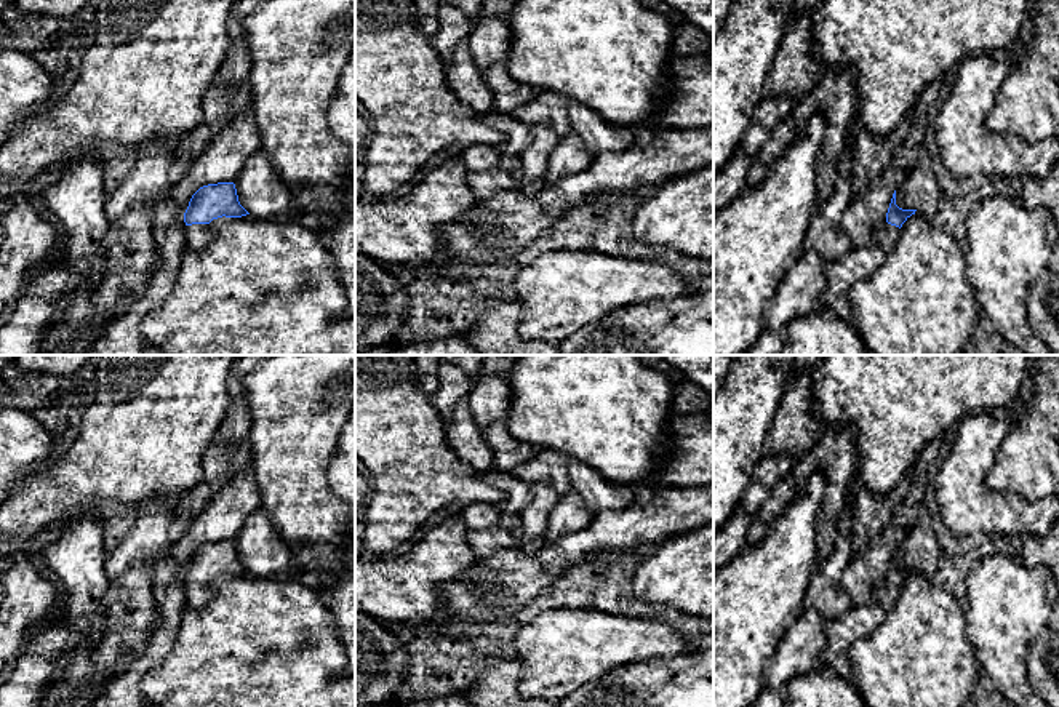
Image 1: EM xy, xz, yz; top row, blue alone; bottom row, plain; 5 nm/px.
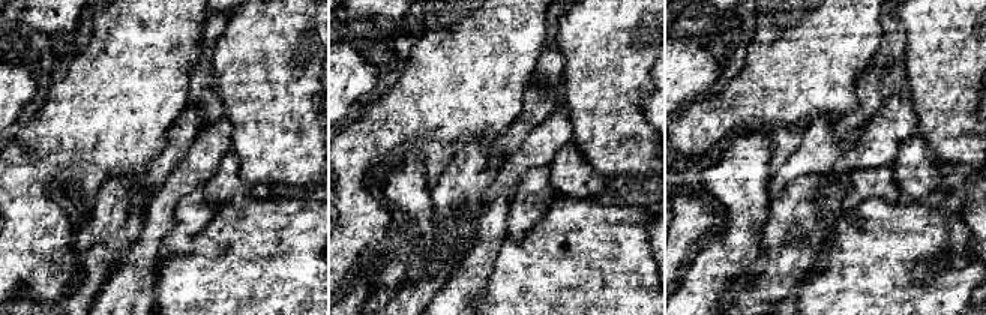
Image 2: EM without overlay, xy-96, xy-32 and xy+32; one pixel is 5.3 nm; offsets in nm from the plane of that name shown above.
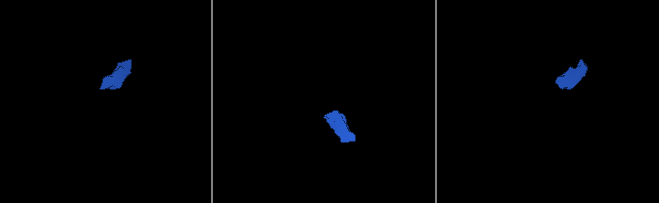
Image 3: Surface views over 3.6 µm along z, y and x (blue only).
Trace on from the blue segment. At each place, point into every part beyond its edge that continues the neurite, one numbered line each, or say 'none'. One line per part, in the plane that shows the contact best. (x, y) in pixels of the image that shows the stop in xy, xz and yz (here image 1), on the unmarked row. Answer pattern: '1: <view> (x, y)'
1: xy (199, 594)

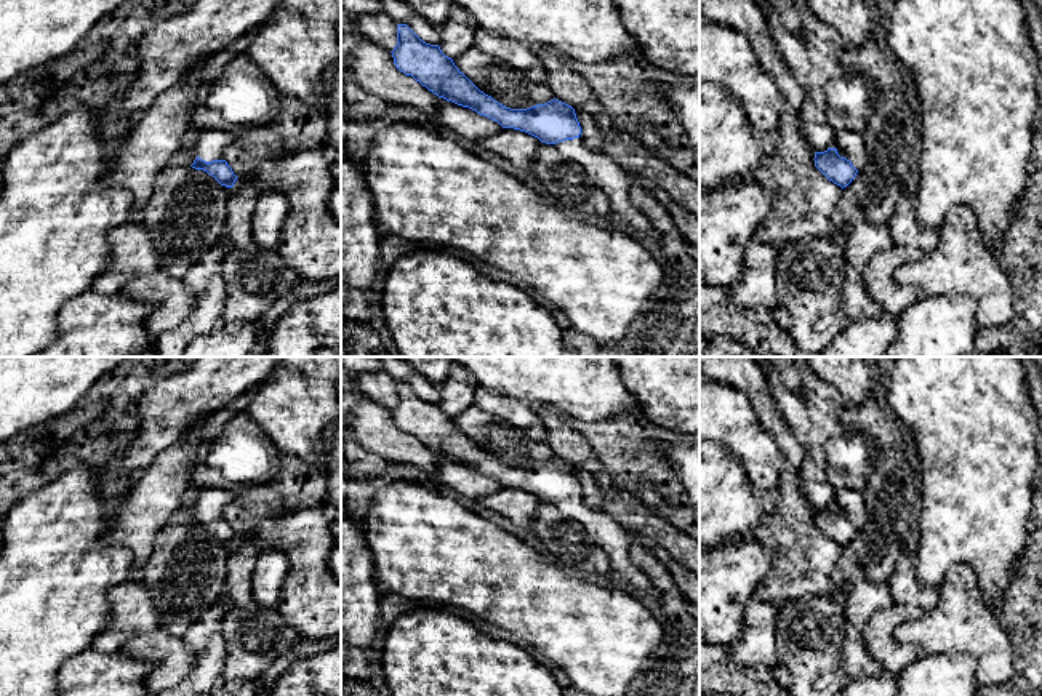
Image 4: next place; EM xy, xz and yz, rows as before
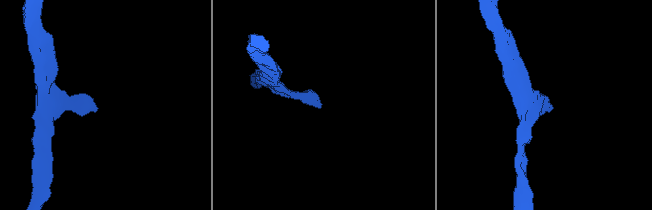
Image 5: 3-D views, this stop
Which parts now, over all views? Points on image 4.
1: xy (212, 503)

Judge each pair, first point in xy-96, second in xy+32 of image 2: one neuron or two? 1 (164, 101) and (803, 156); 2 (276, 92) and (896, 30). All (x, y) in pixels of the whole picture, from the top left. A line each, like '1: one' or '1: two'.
1: two
2: two

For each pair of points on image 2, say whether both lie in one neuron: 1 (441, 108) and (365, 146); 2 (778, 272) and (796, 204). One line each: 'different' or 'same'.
1: same
2: same

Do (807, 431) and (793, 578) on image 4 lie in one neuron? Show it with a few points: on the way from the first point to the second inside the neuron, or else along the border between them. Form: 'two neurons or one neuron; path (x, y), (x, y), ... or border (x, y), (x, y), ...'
two neurons; border (783, 418), (807, 453)

